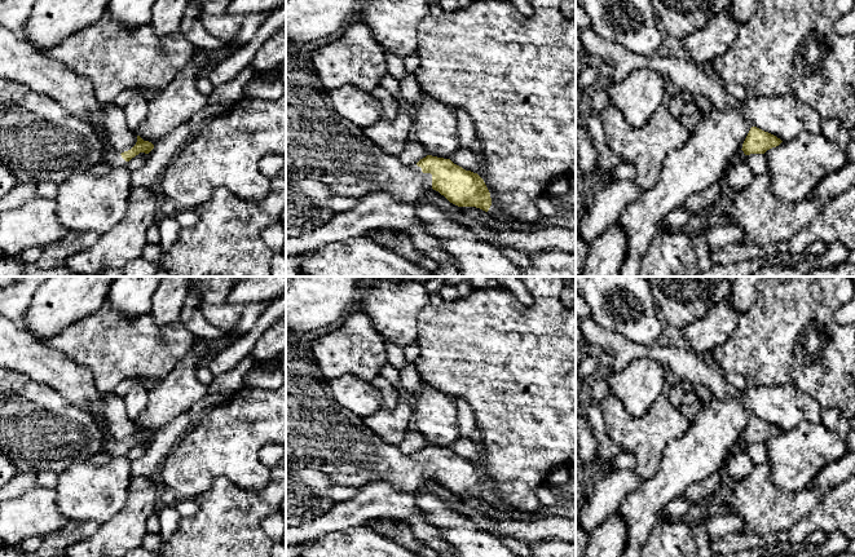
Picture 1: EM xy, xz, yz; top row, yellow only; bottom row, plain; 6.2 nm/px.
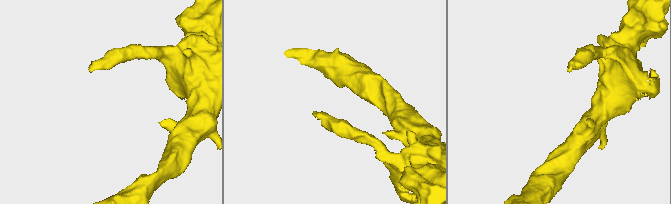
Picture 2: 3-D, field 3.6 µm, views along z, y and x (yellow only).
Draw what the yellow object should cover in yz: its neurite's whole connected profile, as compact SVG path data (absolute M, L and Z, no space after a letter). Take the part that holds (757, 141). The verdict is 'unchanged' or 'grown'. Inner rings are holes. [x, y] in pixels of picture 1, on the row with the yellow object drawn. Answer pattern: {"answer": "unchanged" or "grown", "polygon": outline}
{"answer": "unchanged", "polygon": "M752 127L741 150L745 155L764 154L767 150L779 146L781 142L783 141L776 136L757 127Z"}

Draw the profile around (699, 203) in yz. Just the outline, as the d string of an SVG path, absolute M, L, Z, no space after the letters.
M737 151L728 162L724 173L708 189L692 194L683 204L692 213L693 222L701 221L705 213L722 200L727 190L727 169L745 156L744 151Z

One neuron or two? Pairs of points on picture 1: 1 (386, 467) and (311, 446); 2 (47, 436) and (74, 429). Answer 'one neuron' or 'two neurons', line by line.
1: one neuron
2: one neuron

